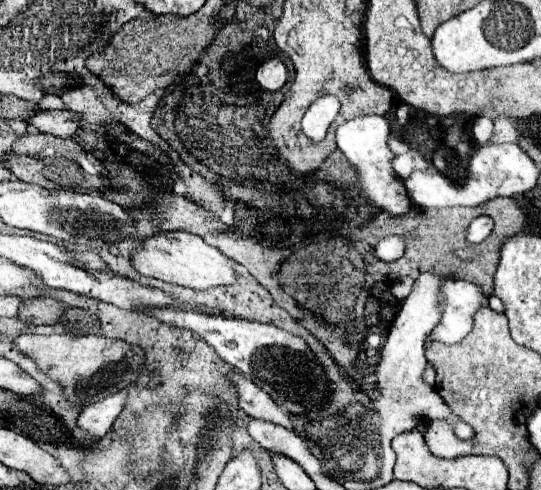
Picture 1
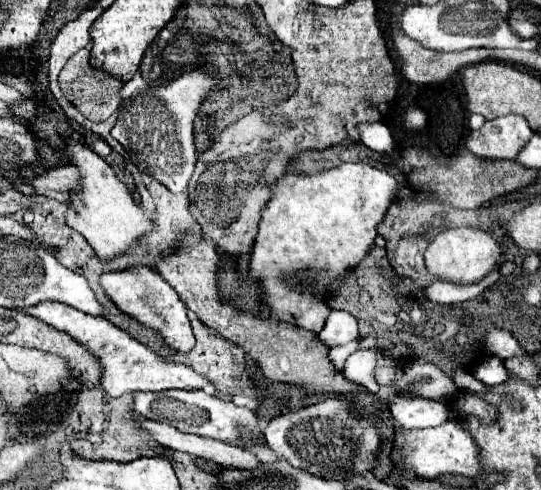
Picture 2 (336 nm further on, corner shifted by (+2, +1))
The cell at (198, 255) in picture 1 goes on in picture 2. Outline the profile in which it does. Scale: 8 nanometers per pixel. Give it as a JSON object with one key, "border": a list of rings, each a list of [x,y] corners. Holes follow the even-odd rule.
{"border":[[[70,141],[68,157],[72,165],[80,167],[82,185],[78,195],[74,195],[74,199],[70,201],[66,223],[86,237],[90,247],[96,251],[98,259],[110,261],[118,255],[128,253],[140,237],[156,229],[154,221],[144,213],[144,209],[138,203],[134,203],[128,187],[116,177],[112,167],[102,157],[98,157],[90,147],[78,141]]]}

